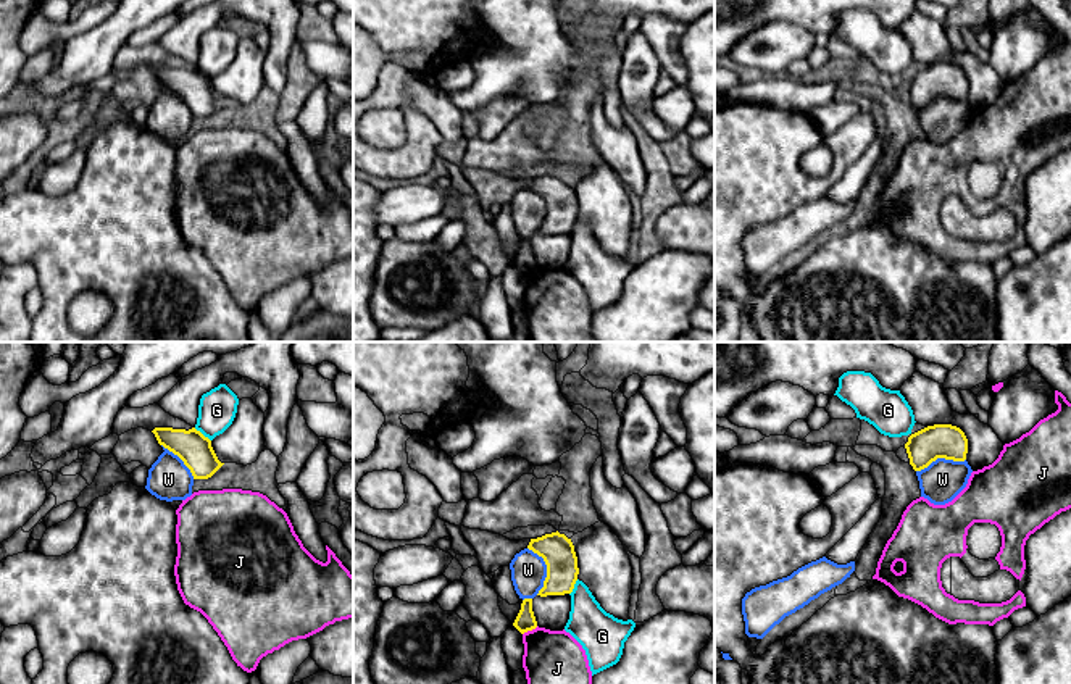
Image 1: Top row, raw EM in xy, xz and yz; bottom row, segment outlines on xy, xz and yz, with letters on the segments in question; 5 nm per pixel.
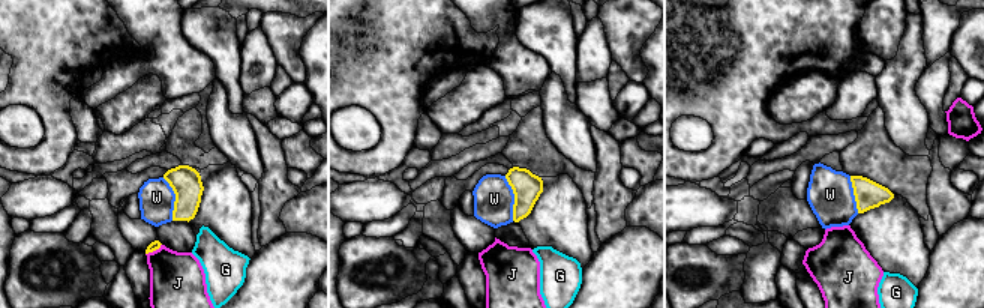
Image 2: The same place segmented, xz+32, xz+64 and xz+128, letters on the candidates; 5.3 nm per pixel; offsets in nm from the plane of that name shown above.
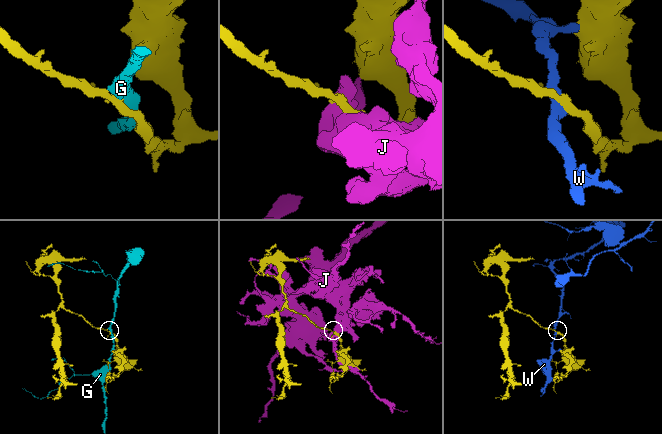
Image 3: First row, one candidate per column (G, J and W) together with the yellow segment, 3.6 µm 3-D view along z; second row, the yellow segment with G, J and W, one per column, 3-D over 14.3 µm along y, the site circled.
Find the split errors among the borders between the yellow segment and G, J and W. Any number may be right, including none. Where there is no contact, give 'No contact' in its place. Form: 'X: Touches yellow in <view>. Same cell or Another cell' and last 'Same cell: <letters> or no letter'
G: Touches yellow in xy. Another cell
J: Touches yellow in xz. Another cell
W: Touches yellow in xz. Another cell
Same cell: no letter

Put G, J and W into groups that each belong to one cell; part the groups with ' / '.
G / J / W

